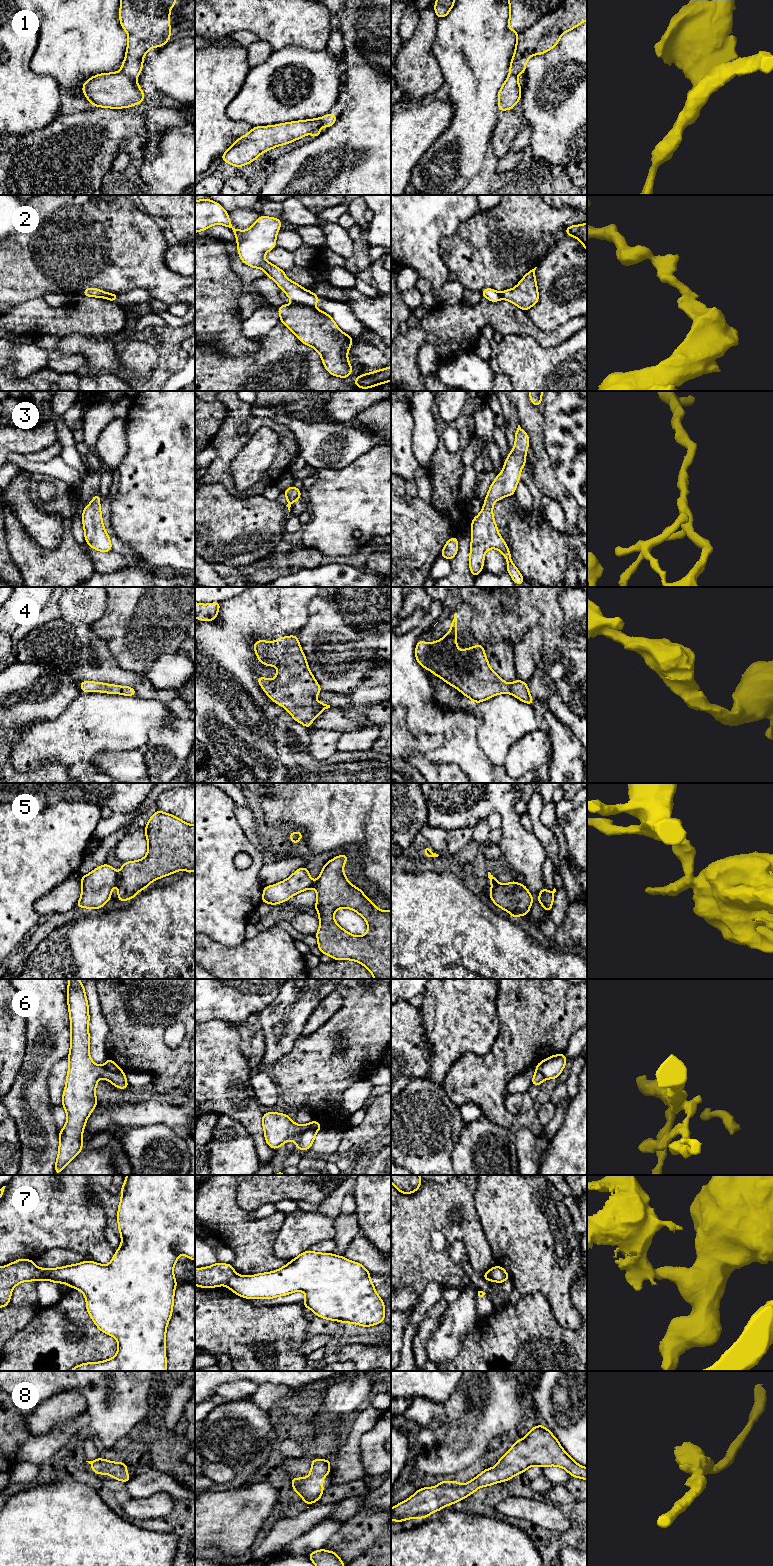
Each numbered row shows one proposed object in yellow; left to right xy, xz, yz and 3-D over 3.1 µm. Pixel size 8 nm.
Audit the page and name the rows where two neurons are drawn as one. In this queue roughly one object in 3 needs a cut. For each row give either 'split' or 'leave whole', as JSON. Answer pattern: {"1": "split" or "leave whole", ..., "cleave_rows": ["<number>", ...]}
{"1": "split", "2": "split", "3": "leave whole", "4": "leave whole", "5": "split", "6": "split", "7": "leave whole", "8": "leave whole", "cleave_rows": ["1", "2", "5", "6"]}

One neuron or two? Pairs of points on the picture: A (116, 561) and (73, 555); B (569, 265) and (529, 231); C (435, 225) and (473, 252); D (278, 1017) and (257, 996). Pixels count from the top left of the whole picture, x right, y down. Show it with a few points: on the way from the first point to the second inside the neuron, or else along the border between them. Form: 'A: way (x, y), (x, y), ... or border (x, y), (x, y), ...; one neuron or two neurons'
A: border (81, 549), (91, 560), (95, 571); two neurons
B: border (564, 234), (536, 266); two neurons
C: border (467, 219), (442, 239), (441, 257); two neurons
D: border (280, 989), (279, 993), (257, 1013); two neurons

